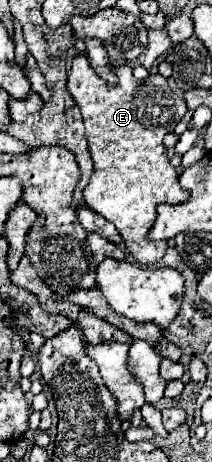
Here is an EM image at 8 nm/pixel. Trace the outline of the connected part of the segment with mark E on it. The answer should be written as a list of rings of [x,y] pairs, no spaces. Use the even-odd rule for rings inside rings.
[[[78,54],[72,60],[66,88],[72,94],[76,106],[80,108],[84,128],[86,128],[86,140],[88,140],[92,162],[94,162],[94,172],[82,194],[88,208],[92,208],[94,212],[98,212],[100,216],[104,216],[108,222],[116,226],[130,256],[140,264],[150,264],[150,262],[158,262],[166,252],[166,250],[154,250],[154,244],[146,240],[146,234],[156,220],[156,206],[160,202],[180,204],[182,200],[186,200],[186,192],[180,188],[178,174],[174,166],[170,164],[166,156],[166,148],[162,144],[162,138],[168,132],[174,132],[176,122],[186,114],[186,104],[182,96],[174,96],[174,92],[166,84],[166,78],[160,74],[156,76],[150,74],[144,82],[138,82],[132,76],[130,66],[116,66],[114,74],[116,74],[116,84],[110,84],[88,66],[88,60],[84,54]]]

